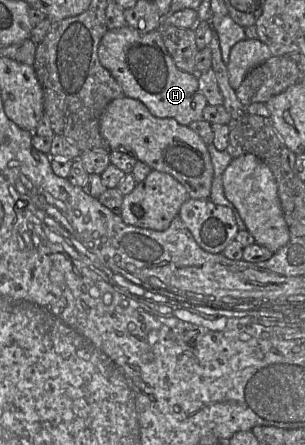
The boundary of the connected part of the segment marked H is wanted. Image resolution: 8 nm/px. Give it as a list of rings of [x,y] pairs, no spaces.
[[[127,25],[108,30],[99,43],[98,59],[118,82],[124,95],[141,101],[154,116],[173,118],[186,126],[203,119],[208,102],[198,77],[175,65],[158,30],[142,32]]]

